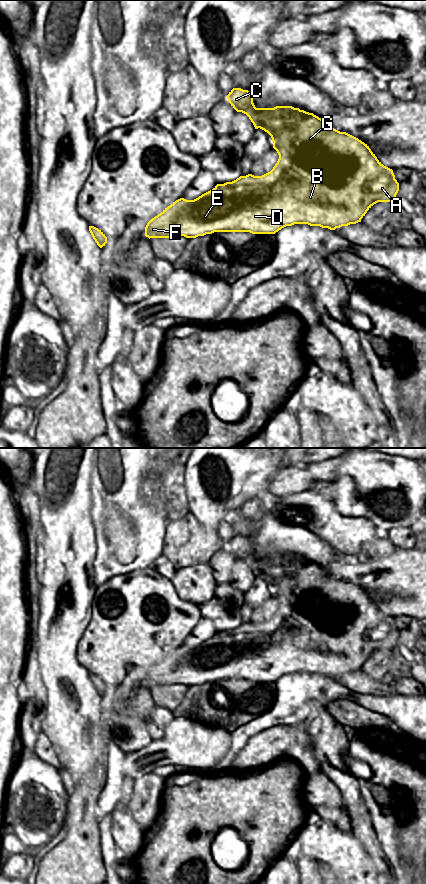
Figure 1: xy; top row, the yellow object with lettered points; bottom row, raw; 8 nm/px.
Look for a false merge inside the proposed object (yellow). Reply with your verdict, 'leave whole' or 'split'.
leave whole

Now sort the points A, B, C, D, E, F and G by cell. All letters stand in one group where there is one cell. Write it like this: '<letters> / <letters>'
A B C D E F G

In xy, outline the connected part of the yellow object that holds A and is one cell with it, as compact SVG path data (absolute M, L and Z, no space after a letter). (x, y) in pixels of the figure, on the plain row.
M233 536L226 544L231 554L246 562L255 577L267 580L279 607L273 617L262 623L248 622L232 630L217 632L212 638L194 648L180 646L152 666L145 675L145 684L170 686L184 684L196 686L214 680L250 680L252 682L275 682L286 674L308 672L335 678L342 674L361 670L367 659L378 650L392 650L399 631L393 618L384 614L369 594L358 586L332 576L326 569L313 561L292 554L256 556L248 538Z

